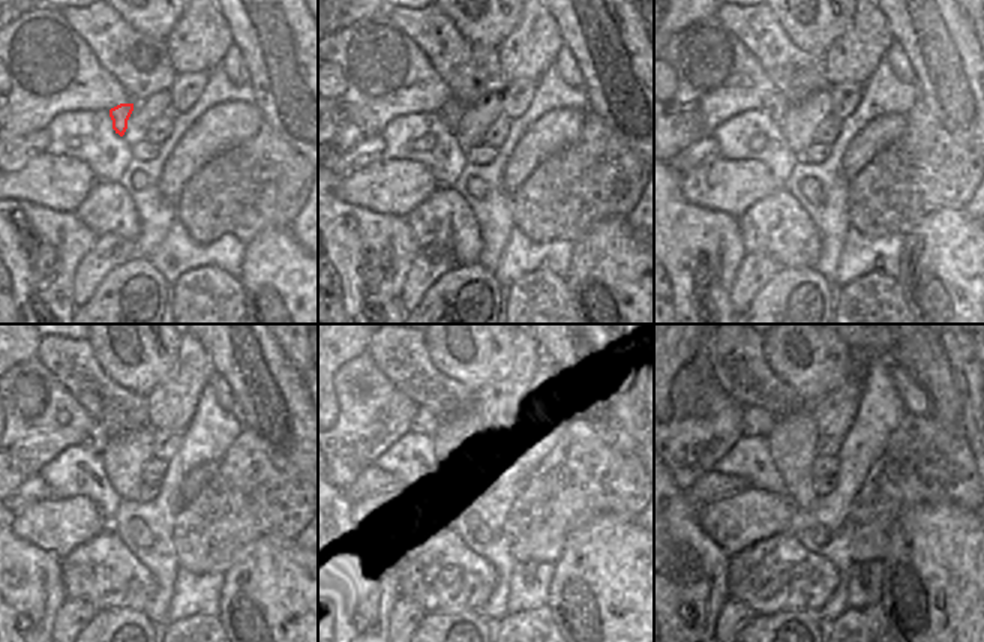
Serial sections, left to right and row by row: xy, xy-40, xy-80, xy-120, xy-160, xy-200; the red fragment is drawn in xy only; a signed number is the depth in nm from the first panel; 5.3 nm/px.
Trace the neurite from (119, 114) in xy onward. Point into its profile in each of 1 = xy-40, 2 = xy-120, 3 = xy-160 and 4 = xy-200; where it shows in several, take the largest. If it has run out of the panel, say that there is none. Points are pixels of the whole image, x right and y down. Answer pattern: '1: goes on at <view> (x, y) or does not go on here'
1: goes on at xy-40 (452, 111)
2: goes on at xy-120 (98, 438)
3: goes on at xy-160 (425, 422)
4: goes on at xy-200 (756, 422)

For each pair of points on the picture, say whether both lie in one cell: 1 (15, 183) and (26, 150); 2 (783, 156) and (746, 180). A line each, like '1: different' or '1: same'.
1: different
2: different

